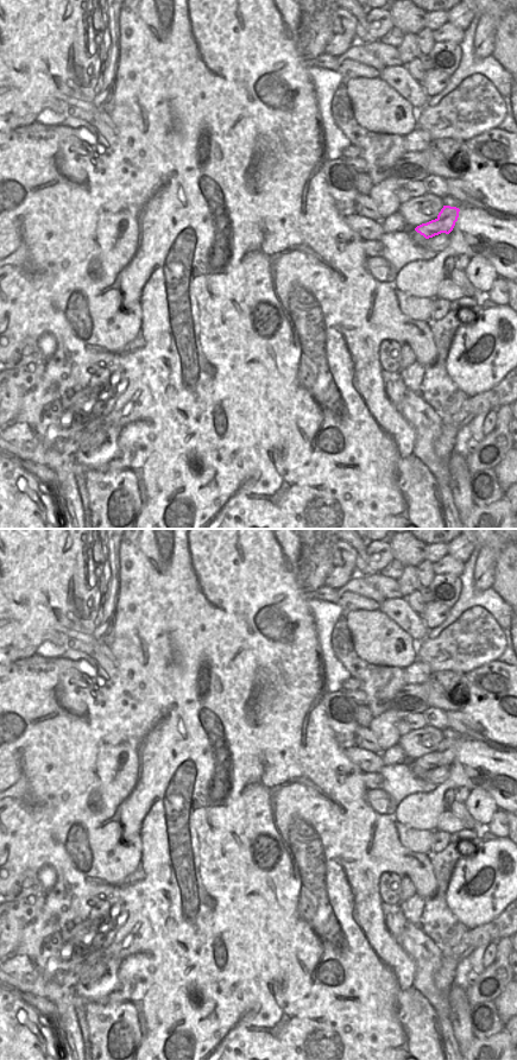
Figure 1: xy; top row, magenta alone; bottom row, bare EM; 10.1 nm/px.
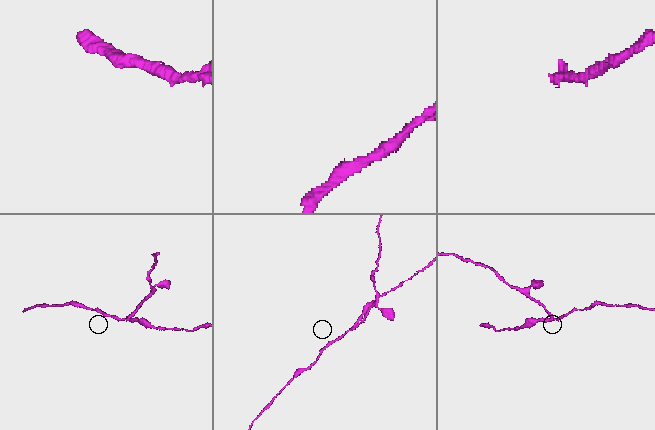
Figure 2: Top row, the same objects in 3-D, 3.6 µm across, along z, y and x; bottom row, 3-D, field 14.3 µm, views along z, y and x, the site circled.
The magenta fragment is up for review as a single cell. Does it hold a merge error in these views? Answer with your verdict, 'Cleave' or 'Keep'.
Cleave

